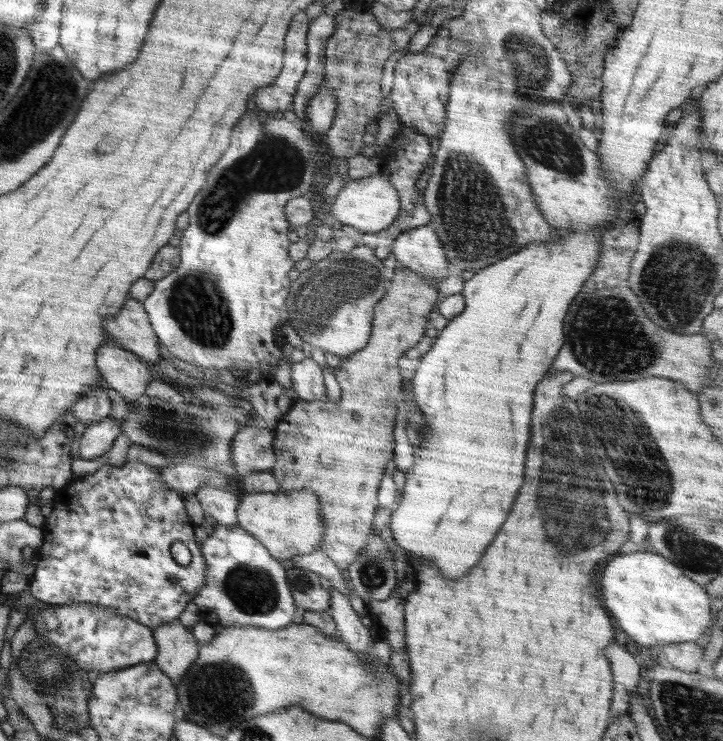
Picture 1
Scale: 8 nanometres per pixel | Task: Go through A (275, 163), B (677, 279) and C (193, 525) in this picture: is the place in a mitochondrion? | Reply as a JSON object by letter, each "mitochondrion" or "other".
{"A":"mitochondrion","B":"mitochondrion","C":"other"}

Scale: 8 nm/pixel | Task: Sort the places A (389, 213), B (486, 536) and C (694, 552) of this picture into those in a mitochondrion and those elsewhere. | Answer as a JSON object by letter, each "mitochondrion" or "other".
{"A":"other","B":"other","C":"mitochondrion"}

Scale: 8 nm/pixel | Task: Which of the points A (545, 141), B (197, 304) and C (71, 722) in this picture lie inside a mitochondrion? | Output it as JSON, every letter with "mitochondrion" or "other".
{"A":"mitochondrion","B":"mitochondrion","C":"other"}

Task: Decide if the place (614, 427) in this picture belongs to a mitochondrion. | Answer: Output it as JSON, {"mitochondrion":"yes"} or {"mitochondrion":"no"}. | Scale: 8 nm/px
{"mitochondrion":"yes"}

